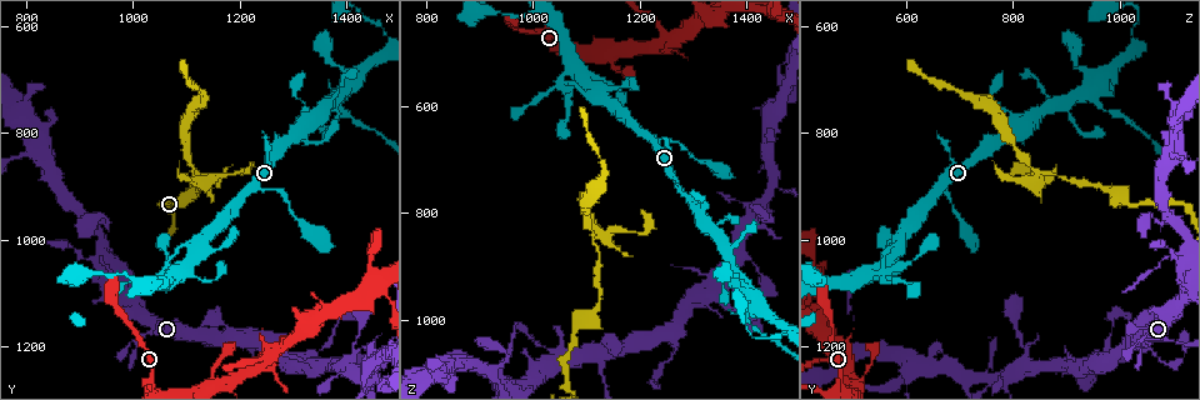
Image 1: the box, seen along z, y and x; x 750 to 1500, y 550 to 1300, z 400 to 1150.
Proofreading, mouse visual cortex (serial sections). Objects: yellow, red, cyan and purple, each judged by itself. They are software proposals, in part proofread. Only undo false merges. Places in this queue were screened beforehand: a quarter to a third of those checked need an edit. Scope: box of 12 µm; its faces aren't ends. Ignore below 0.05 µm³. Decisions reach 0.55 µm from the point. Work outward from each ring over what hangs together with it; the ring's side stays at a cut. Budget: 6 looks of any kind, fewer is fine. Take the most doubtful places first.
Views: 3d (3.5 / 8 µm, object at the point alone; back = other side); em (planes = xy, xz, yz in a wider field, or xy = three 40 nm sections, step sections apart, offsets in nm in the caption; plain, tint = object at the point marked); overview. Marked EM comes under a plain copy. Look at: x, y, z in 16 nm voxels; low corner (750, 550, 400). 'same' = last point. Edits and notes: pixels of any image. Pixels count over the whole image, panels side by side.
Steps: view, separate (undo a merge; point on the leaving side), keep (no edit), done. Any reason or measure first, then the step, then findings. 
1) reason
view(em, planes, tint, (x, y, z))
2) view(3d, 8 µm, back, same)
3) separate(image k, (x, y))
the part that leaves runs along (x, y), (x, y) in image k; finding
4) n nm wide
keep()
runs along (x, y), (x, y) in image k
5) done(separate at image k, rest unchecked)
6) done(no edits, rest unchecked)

a fork
view(3d, 3.5 µm, (1115, 870, 850))

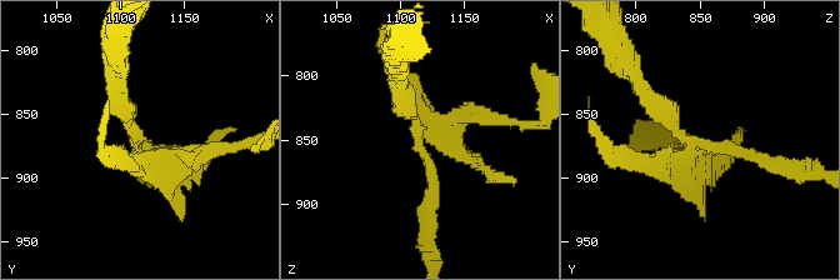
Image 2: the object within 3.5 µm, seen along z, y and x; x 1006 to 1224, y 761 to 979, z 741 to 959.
now the EM
view(em, xy, step 1, tint, (1116, 874, 848))

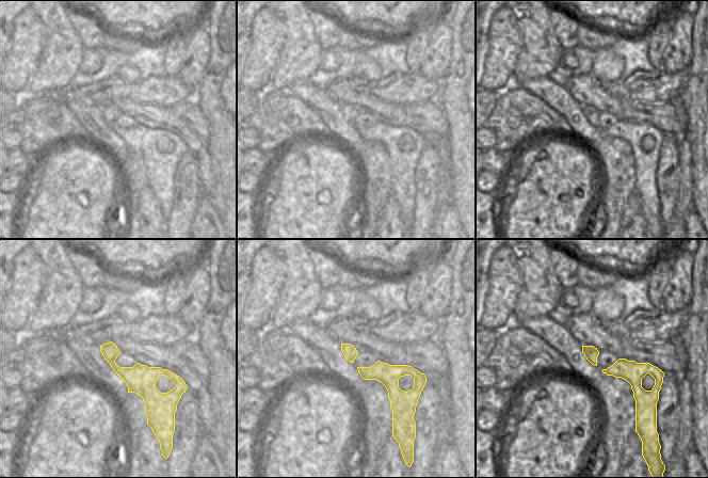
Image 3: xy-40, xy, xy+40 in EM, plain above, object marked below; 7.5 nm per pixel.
separate(image 2, (701, 188))
the part that leaves runs along (426, 135), (465, 115), (530, 125) in image 2; two cells meet here

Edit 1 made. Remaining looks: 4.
calibre changes
view(3d, 3.5 µm, (1390, 750, 970))

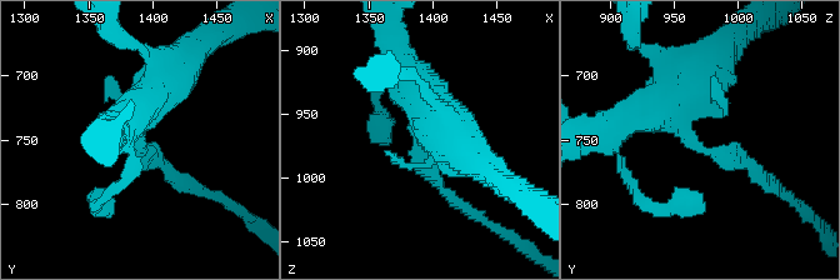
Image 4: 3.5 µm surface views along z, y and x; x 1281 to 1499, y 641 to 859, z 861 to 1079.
view(em, xy, step 2, tint, (1388, 756, 968))

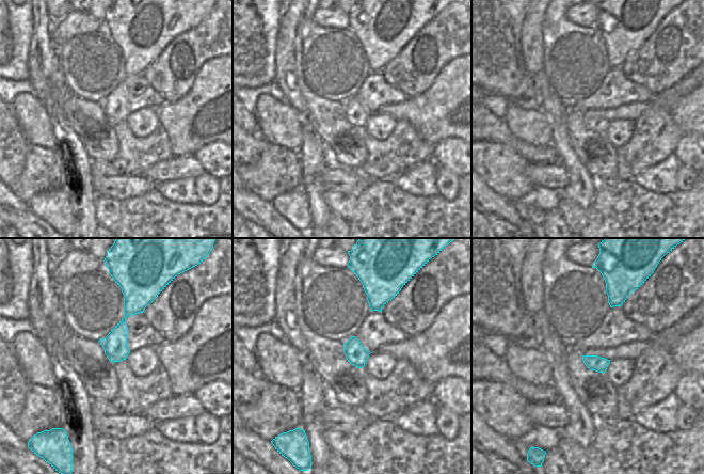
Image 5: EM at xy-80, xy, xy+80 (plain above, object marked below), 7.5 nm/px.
separate(image 4, (429, 176))
the part that leaves runs along (140, 139), (144, 154), (194, 185) in image 4; two cells meet here

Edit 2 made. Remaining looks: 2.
done(separate at image 2, separate at image 4, rest unchecked)

